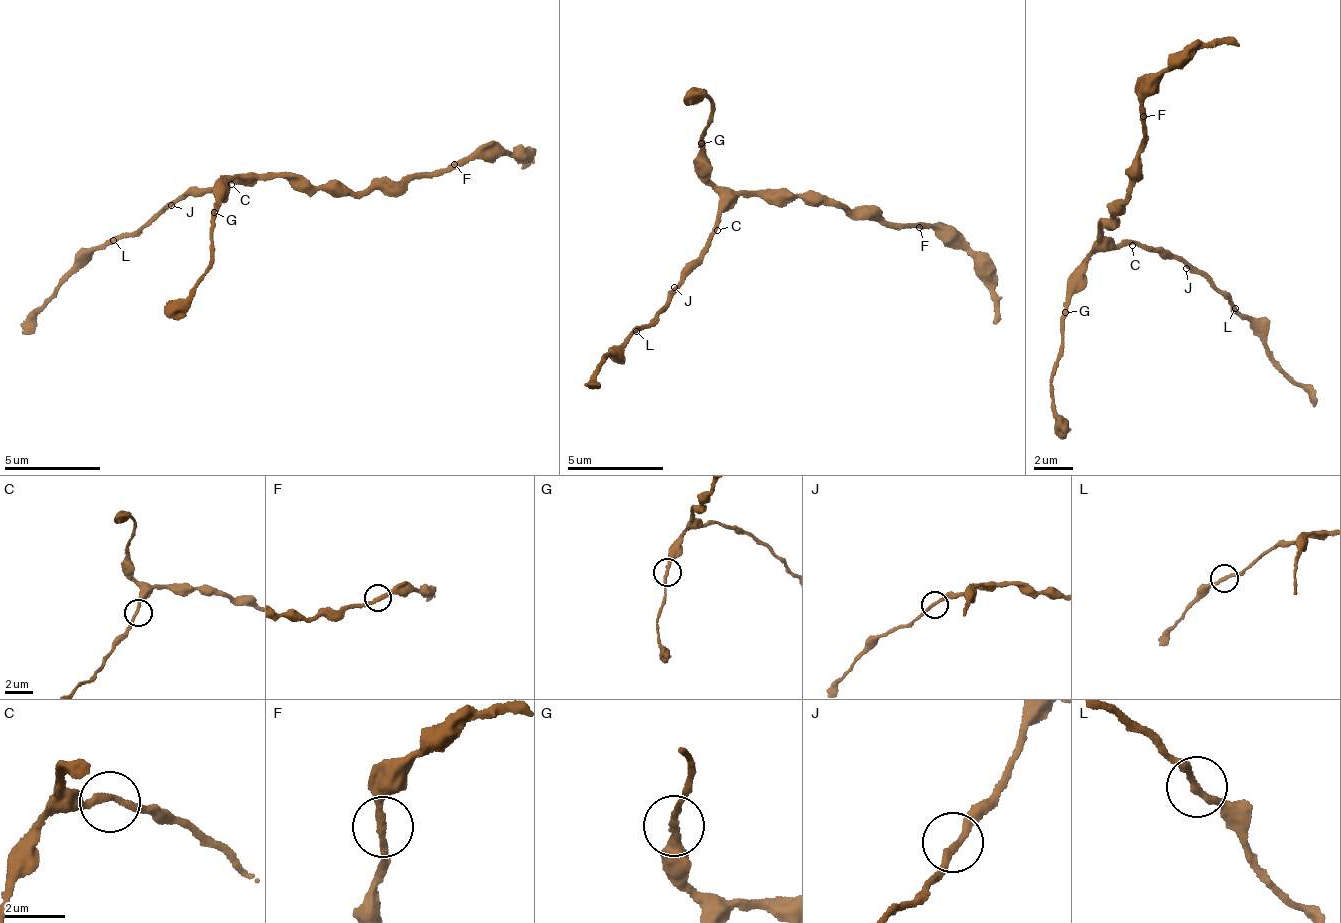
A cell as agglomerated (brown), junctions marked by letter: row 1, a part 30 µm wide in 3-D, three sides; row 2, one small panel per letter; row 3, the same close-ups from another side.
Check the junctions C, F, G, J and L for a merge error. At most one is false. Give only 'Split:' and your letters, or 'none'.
Split: none

